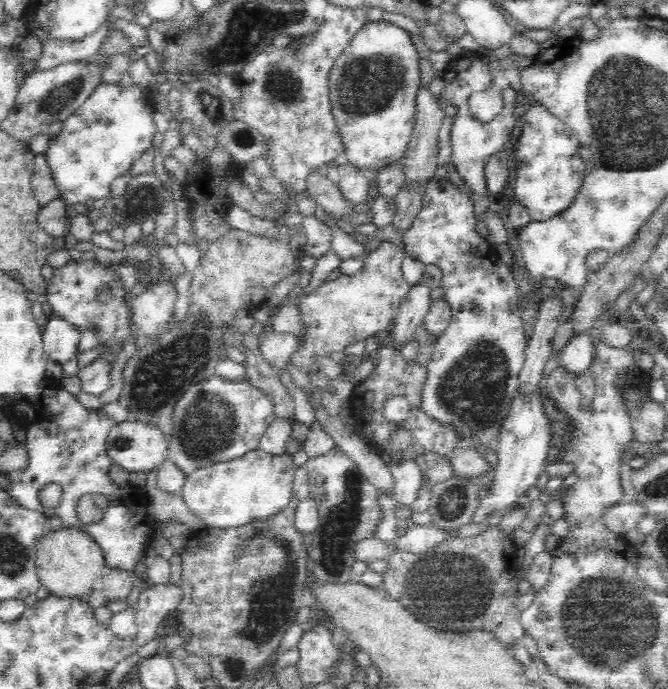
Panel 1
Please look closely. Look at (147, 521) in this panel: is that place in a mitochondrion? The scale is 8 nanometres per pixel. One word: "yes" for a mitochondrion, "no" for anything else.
no

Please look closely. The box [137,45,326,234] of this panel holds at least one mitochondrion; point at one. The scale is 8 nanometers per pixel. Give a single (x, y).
(280, 83)

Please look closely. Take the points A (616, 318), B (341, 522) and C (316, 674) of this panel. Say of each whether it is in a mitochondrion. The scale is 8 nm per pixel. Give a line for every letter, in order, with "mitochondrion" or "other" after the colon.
A: other
B: mitochondrion
C: other

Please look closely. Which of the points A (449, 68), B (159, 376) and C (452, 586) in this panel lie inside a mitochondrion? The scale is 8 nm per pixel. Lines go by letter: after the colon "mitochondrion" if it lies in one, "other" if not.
A: other
B: mitochondrion
C: mitochondrion

